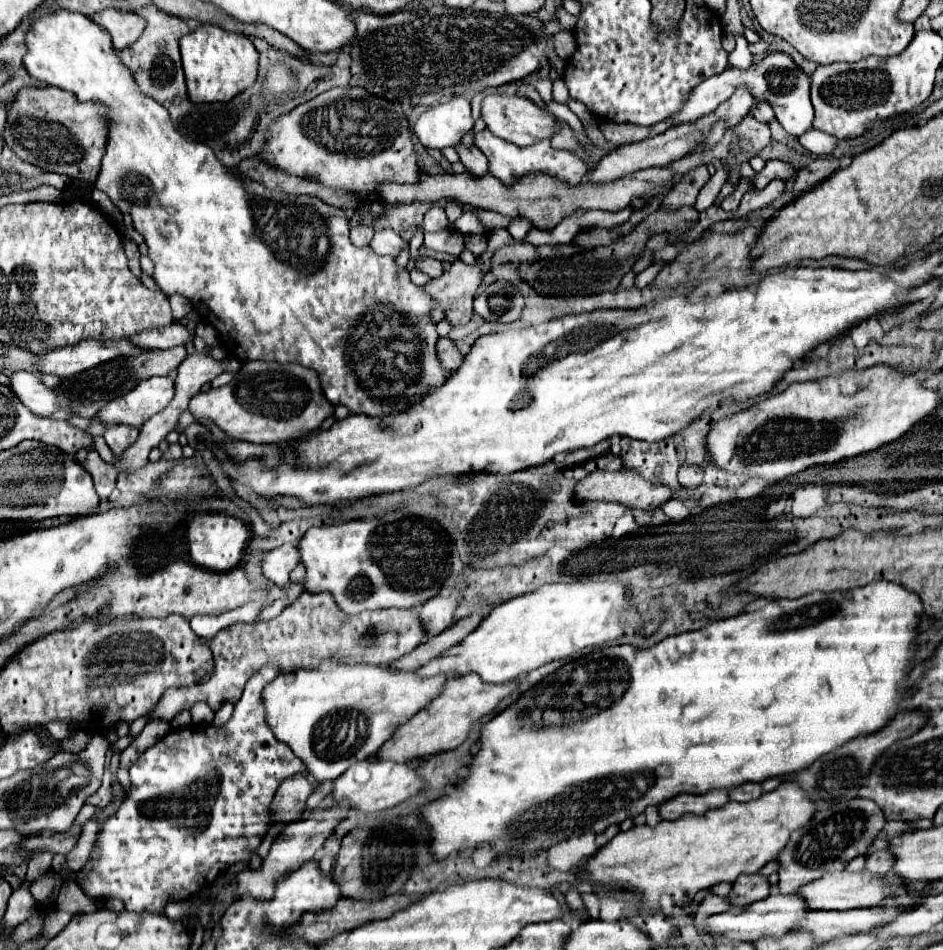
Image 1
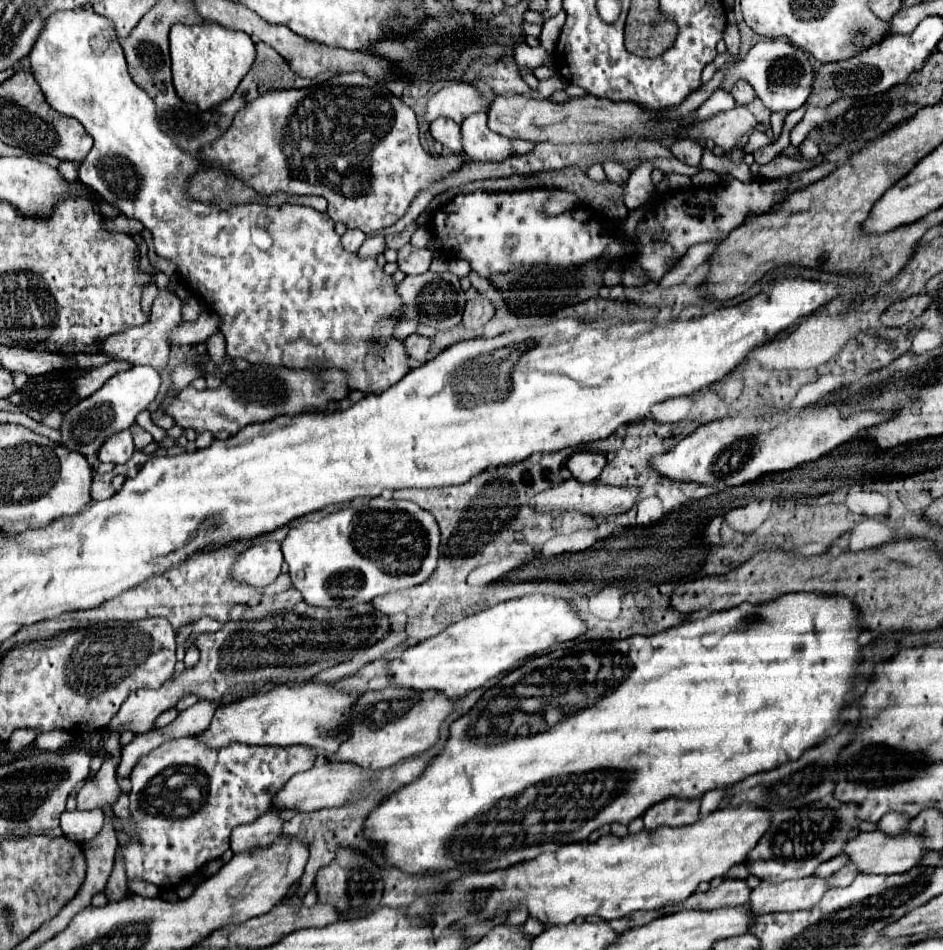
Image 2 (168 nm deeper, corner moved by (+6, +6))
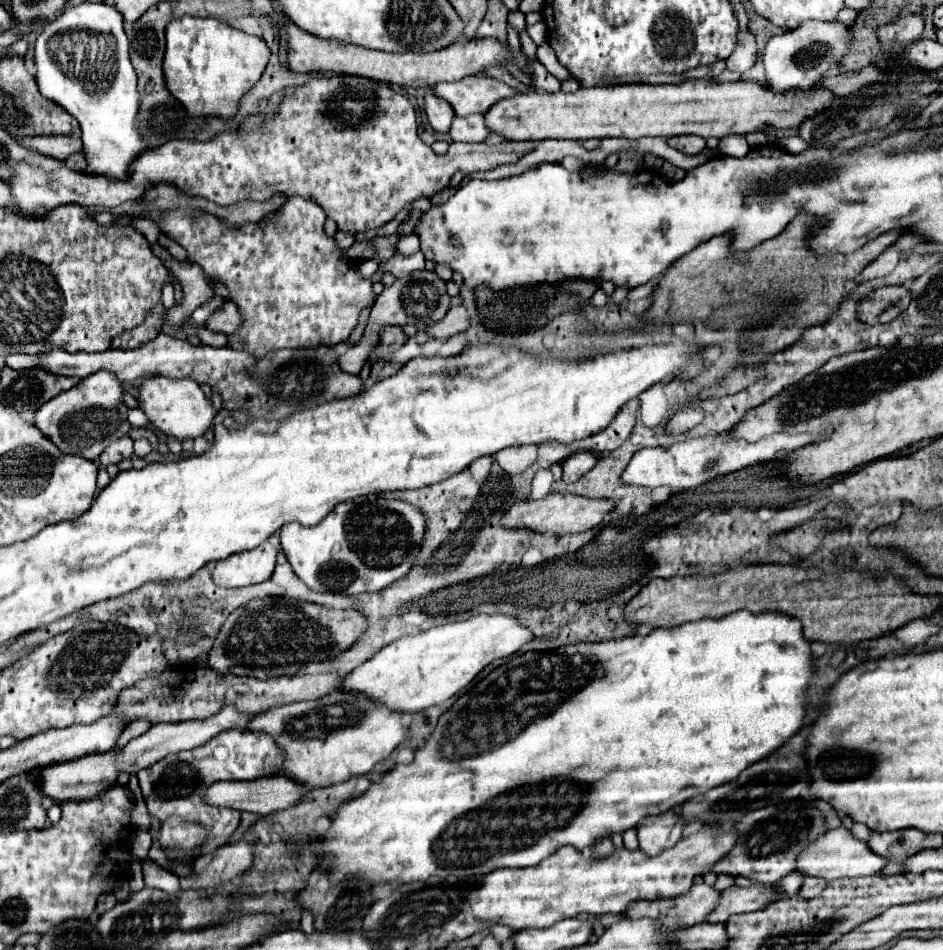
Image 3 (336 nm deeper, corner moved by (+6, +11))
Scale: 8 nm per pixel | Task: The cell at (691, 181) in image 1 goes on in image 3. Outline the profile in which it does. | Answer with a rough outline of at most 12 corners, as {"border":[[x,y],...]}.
{"border":[[698,135],[670,137],[668,145],[698,155],[706,147],[706,139]]}

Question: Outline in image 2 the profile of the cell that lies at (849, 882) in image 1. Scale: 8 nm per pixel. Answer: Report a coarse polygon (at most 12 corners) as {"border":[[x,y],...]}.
{"border":[[828,878],[760,882],[748,906],[754,914],[808,910]]}

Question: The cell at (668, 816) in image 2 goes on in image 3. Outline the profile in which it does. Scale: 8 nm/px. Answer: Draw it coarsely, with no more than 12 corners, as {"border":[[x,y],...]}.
{"border":[[680,813],[646,817],[640,849],[654,857],[682,837]]}

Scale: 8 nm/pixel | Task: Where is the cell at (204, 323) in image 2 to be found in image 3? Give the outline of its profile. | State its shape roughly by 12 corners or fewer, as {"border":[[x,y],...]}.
{"border":[[226,301],[206,327],[234,333],[242,327],[242,313],[234,301]]}

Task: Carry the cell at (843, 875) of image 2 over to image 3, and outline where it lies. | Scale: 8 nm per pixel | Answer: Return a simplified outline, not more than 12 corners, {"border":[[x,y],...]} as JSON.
{"border":[[806,877],[798,893],[802,899],[812,899],[822,893],[826,881]]}

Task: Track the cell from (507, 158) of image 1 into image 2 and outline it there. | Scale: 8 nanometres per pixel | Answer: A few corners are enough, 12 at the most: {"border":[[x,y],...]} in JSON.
{"border":[[486,112],[460,128],[464,154],[502,162],[516,154],[510,138],[486,126]]}

